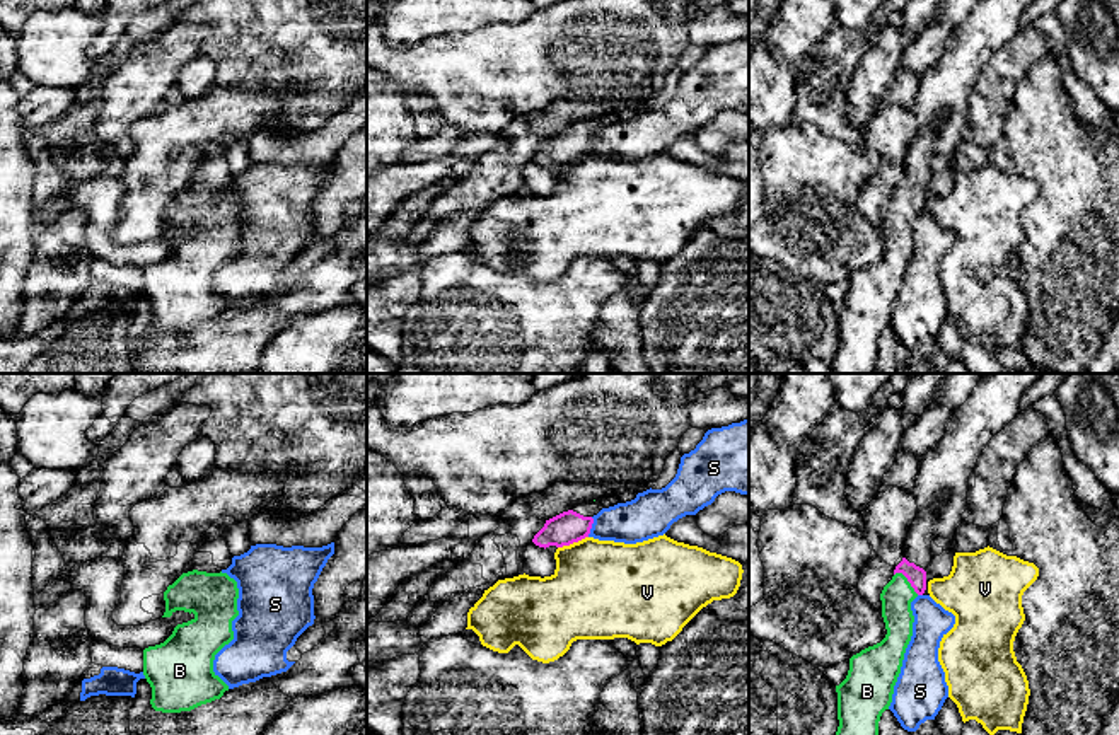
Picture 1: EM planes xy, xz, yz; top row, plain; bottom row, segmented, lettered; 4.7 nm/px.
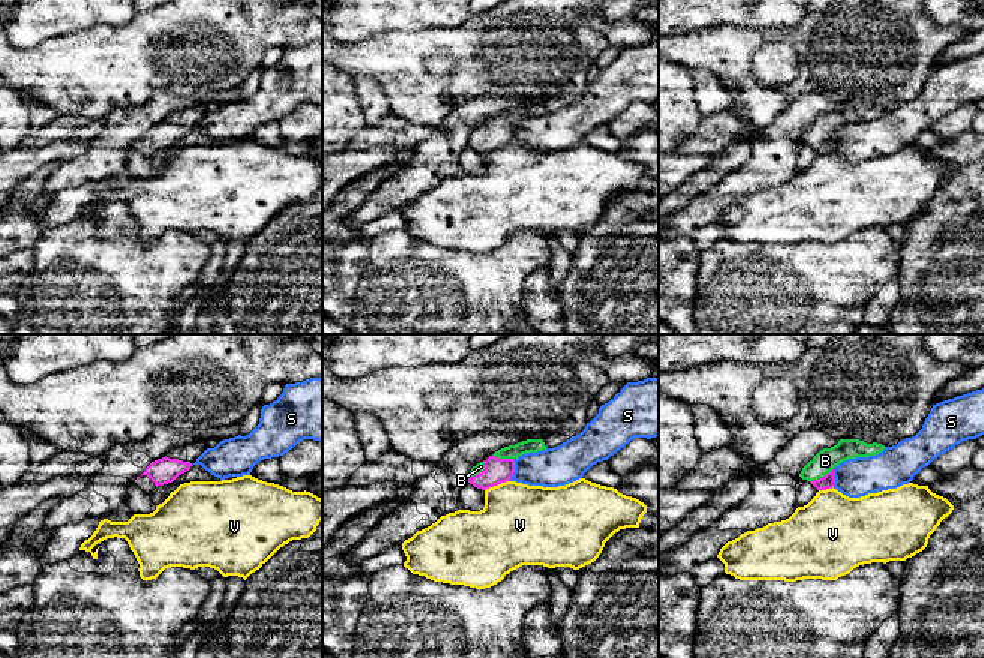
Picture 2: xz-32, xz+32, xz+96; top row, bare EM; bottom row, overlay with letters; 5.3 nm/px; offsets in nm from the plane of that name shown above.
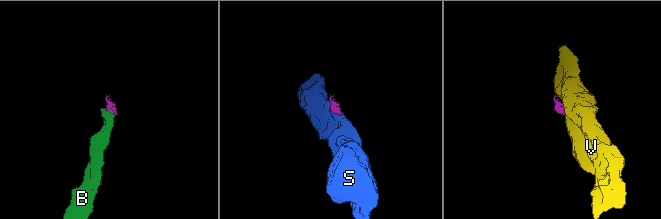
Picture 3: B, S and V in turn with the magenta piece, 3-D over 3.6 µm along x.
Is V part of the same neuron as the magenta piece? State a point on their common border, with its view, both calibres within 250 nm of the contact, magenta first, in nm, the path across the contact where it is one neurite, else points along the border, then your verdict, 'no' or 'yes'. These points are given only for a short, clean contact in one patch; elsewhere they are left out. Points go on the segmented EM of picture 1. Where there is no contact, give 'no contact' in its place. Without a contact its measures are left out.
meets magenta in xz at (572, 543); 150 nm thick on the magenta side, 440 nm on the other; border along xz (587, 536), (558, 548); no

